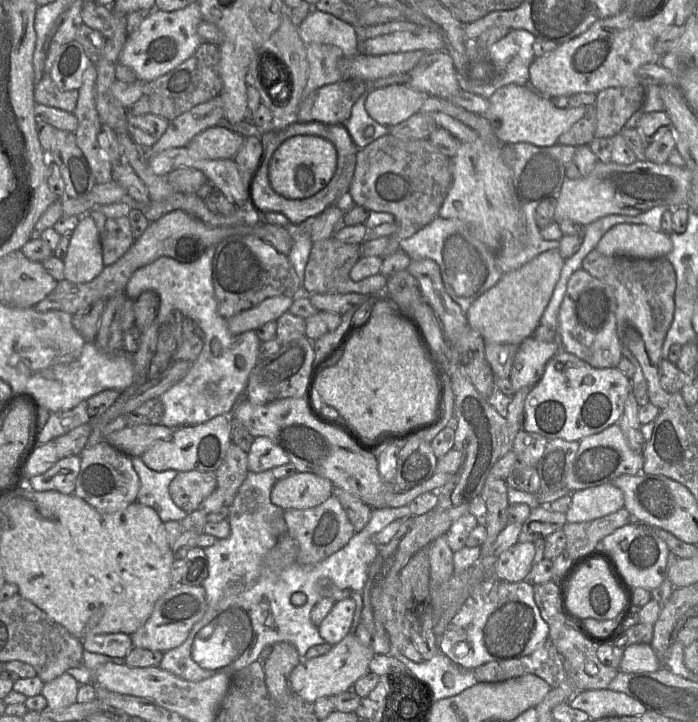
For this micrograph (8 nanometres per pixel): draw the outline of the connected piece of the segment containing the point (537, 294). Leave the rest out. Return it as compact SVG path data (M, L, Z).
M558 249L548 250L534 257L521 267L506 272L500 280L481 296L479 296L466 312L469 326L476 330L486 342L520 344L524 339L532 336L539 325L541 317L547 307L553 290L560 278L565 259Z

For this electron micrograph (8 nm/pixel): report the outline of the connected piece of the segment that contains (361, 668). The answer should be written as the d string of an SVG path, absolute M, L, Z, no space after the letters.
M348 633L338 644L332 646L328 653L308 660L301 659L289 676L291 692L312 704L322 697L334 697L346 692L358 679L370 672L369 664L374 656L371 647L363 645L355 635Z

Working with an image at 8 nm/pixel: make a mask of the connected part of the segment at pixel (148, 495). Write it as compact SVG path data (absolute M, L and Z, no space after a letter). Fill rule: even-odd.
M131 457L131 460L140 480L138 503L153 508L163 523L182 521L188 513L181 510L169 494L169 485L178 472L175 470L156 472L149 469L140 457Z

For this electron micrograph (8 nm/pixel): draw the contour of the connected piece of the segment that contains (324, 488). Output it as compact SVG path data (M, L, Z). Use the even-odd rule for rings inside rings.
M296 472L276 481L270 499L284 511L308 509L326 501L332 496L333 489L334 484L326 478L309 472Z

